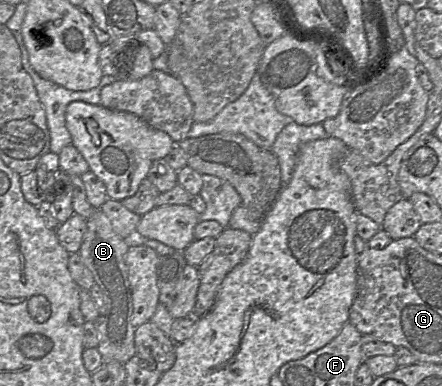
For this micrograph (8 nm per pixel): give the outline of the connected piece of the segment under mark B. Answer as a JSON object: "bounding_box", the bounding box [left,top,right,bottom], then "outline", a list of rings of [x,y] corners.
{"bounding_box":[78,209,136,364],"outline":[[[96,209],[87,218],[86,226],[86,232],[78,253],[84,265],[91,272],[95,284],[99,286],[106,297],[106,314],[100,316],[97,323],[99,332],[97,348],[102,355],[103,364],[112,360],[125,364],[136,355],[134,341],[136,327],[131,322],[133,304],[125,262],[128,245],[123,238],[116,234],[108,218],[100,209]]]}

